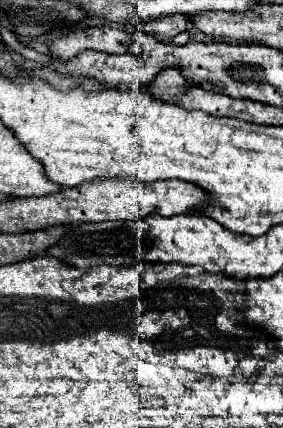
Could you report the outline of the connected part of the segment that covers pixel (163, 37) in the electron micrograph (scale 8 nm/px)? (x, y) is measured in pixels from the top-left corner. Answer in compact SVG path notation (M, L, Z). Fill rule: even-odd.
M171 15L171 17L151 21L151 23L139 23L139 21L131 21L131 23L137 25L141 31L157 37L159 41L171 41L171 37L193 27L189 15Z

